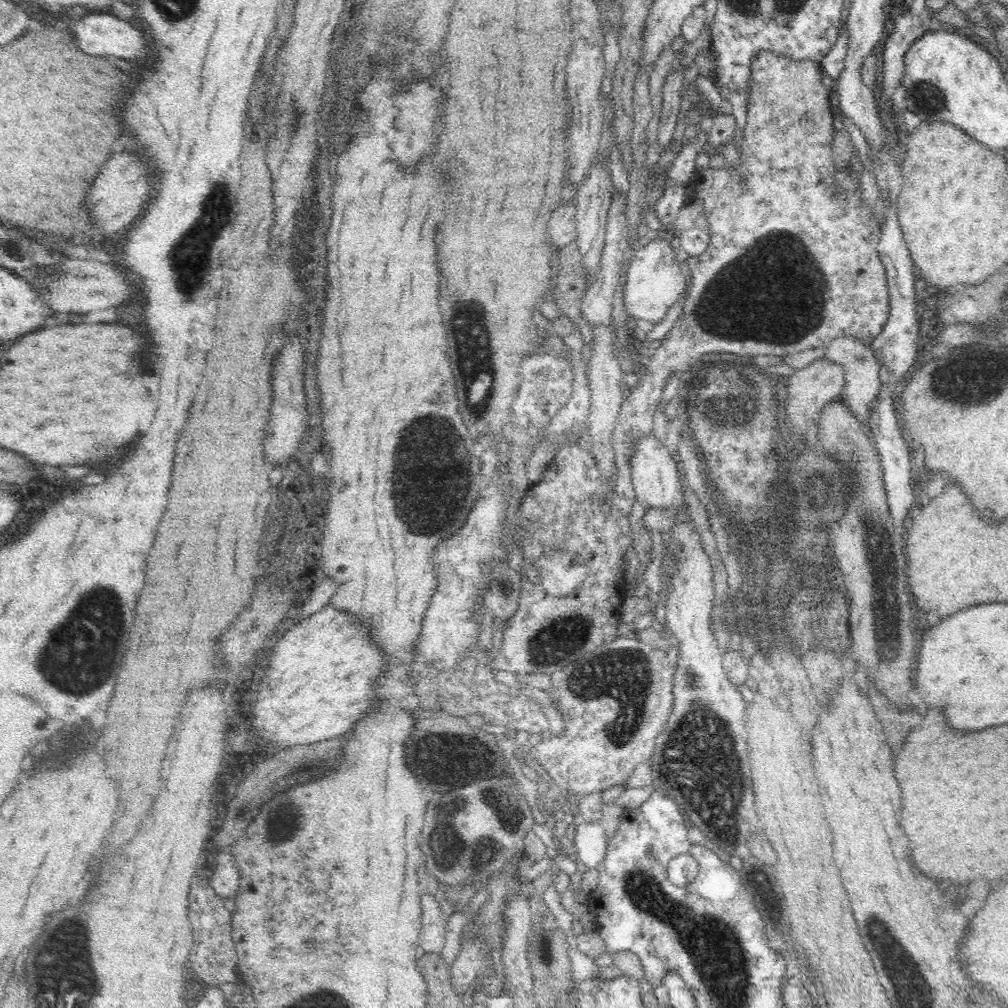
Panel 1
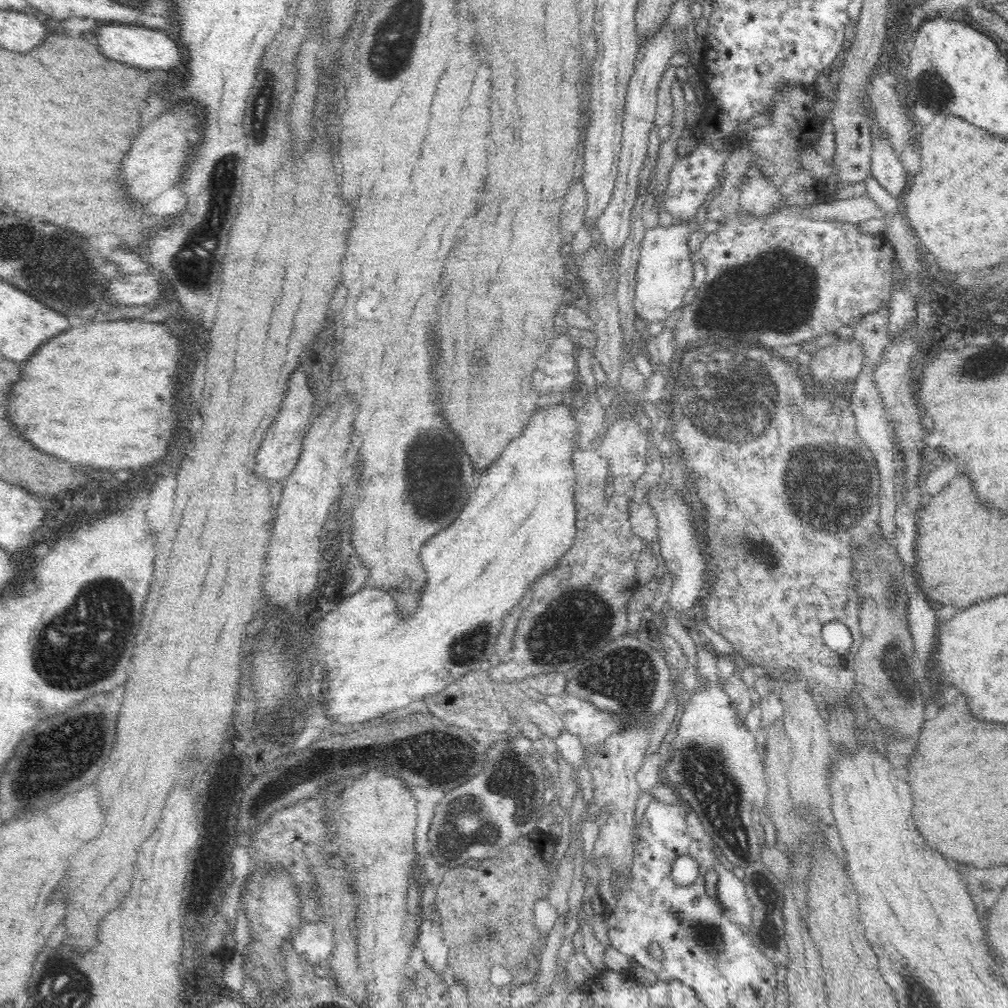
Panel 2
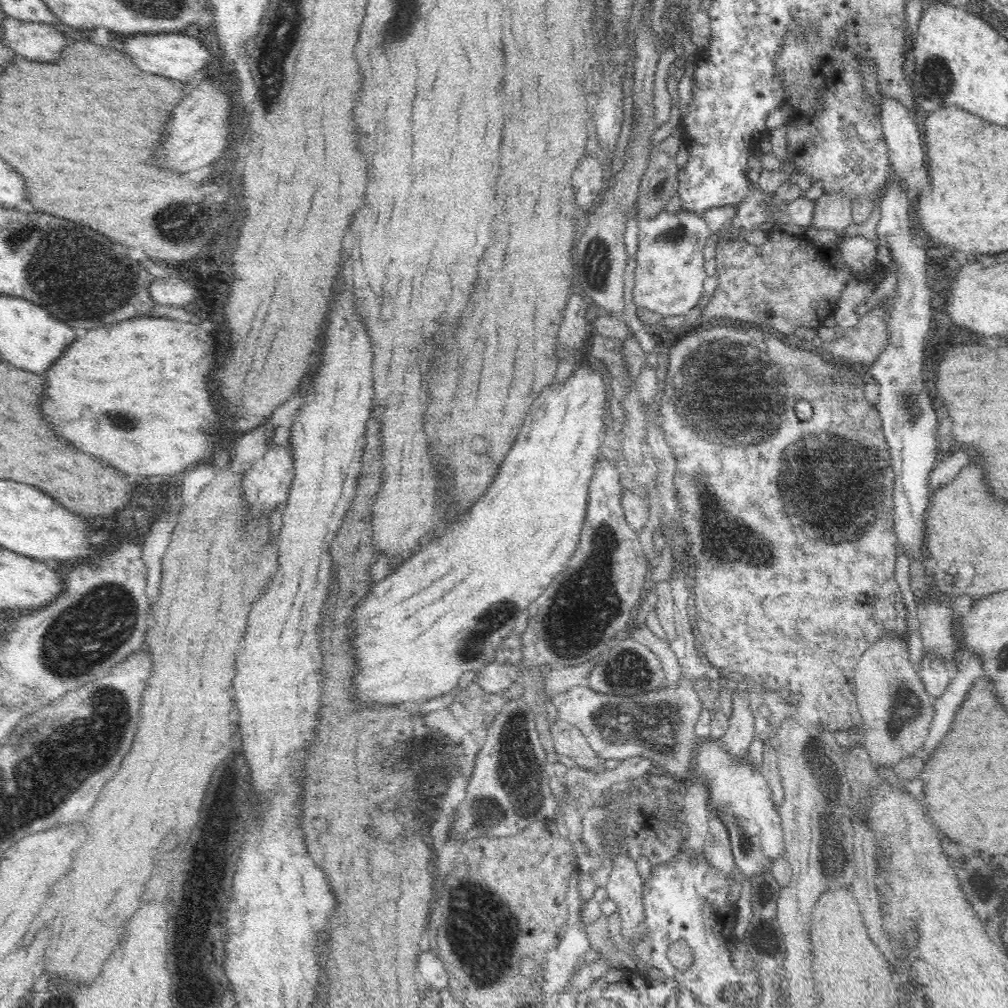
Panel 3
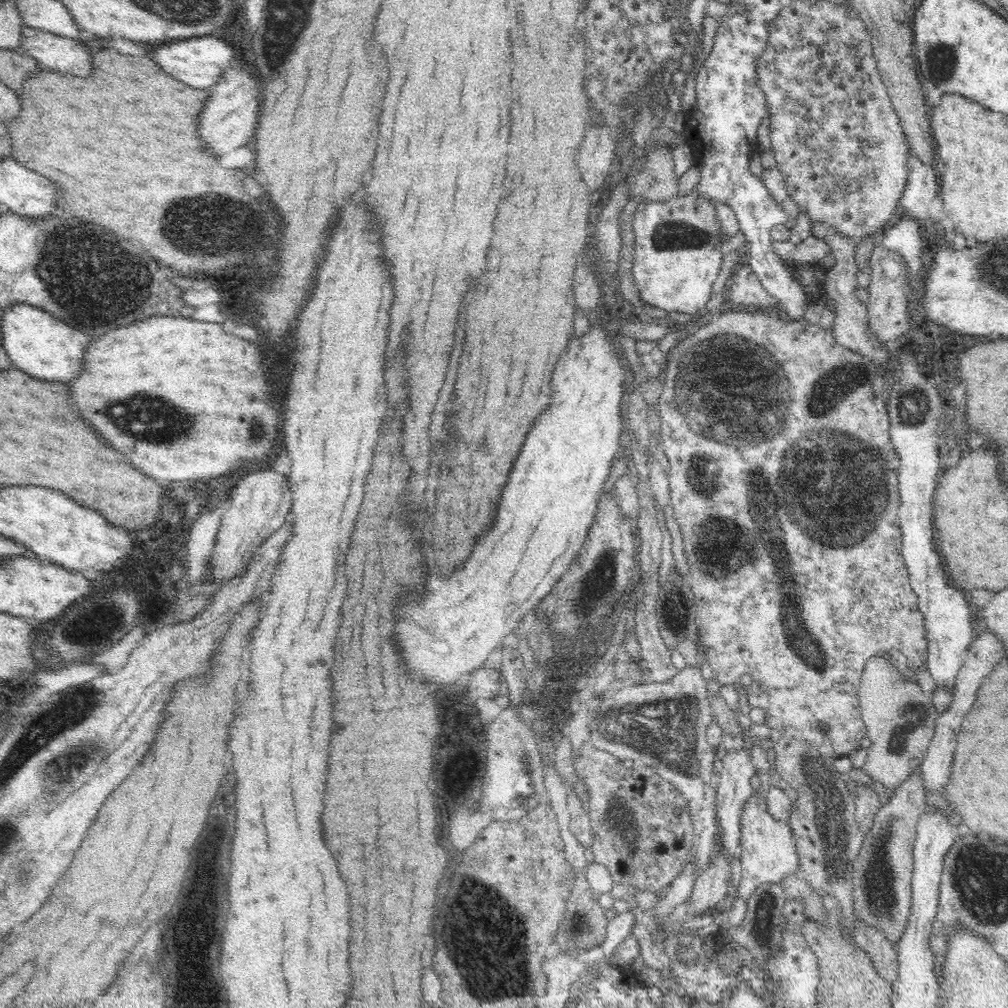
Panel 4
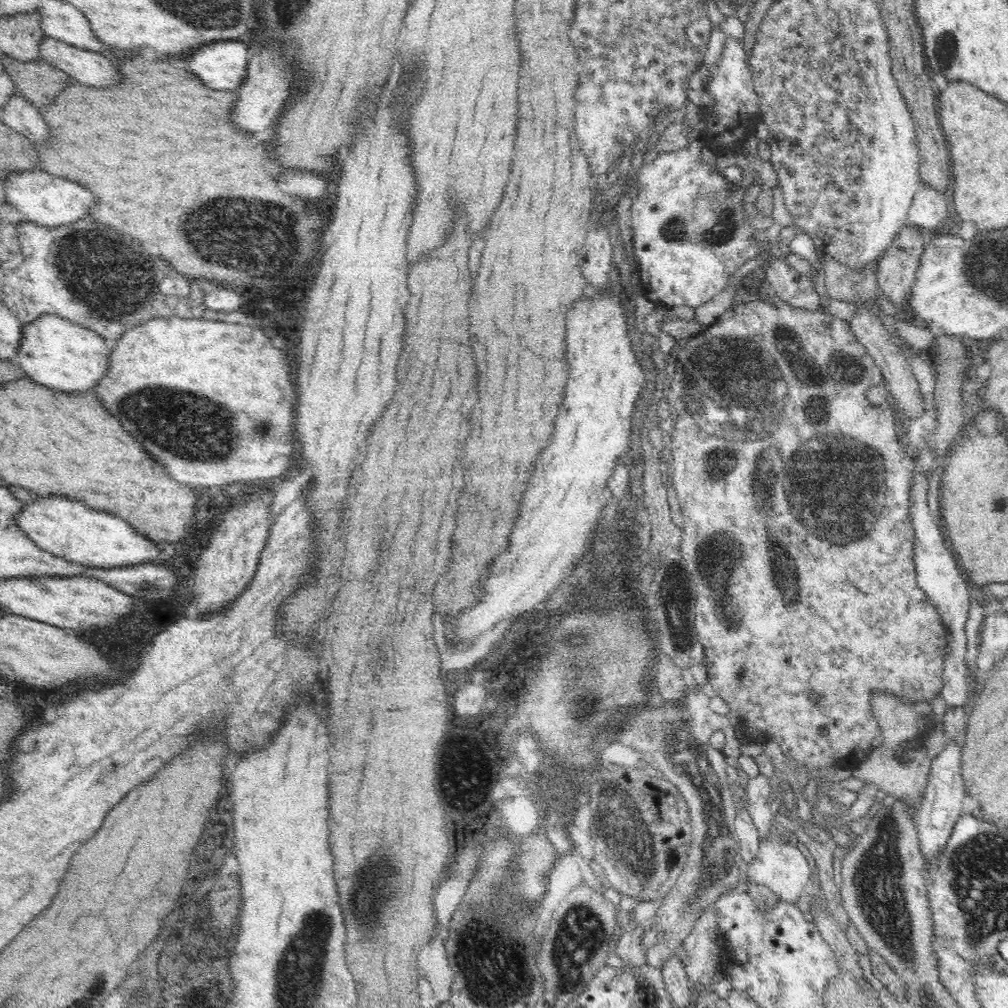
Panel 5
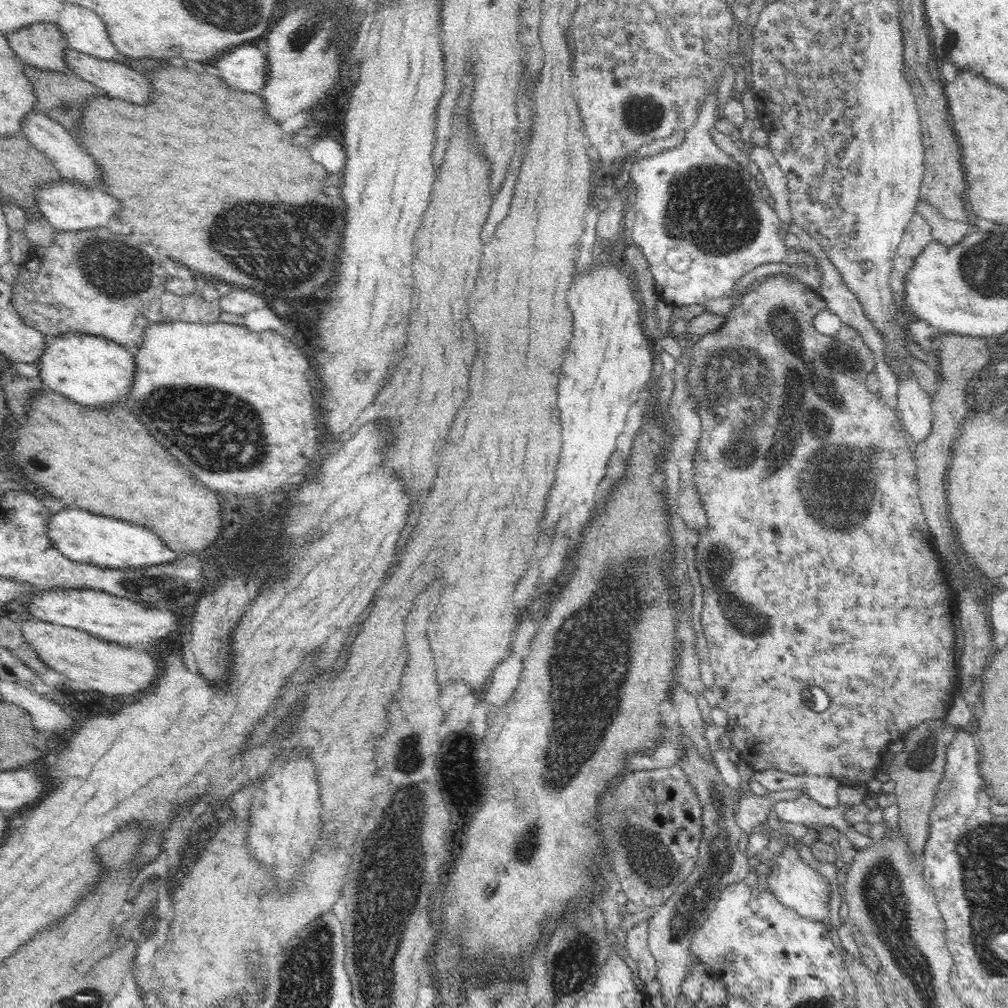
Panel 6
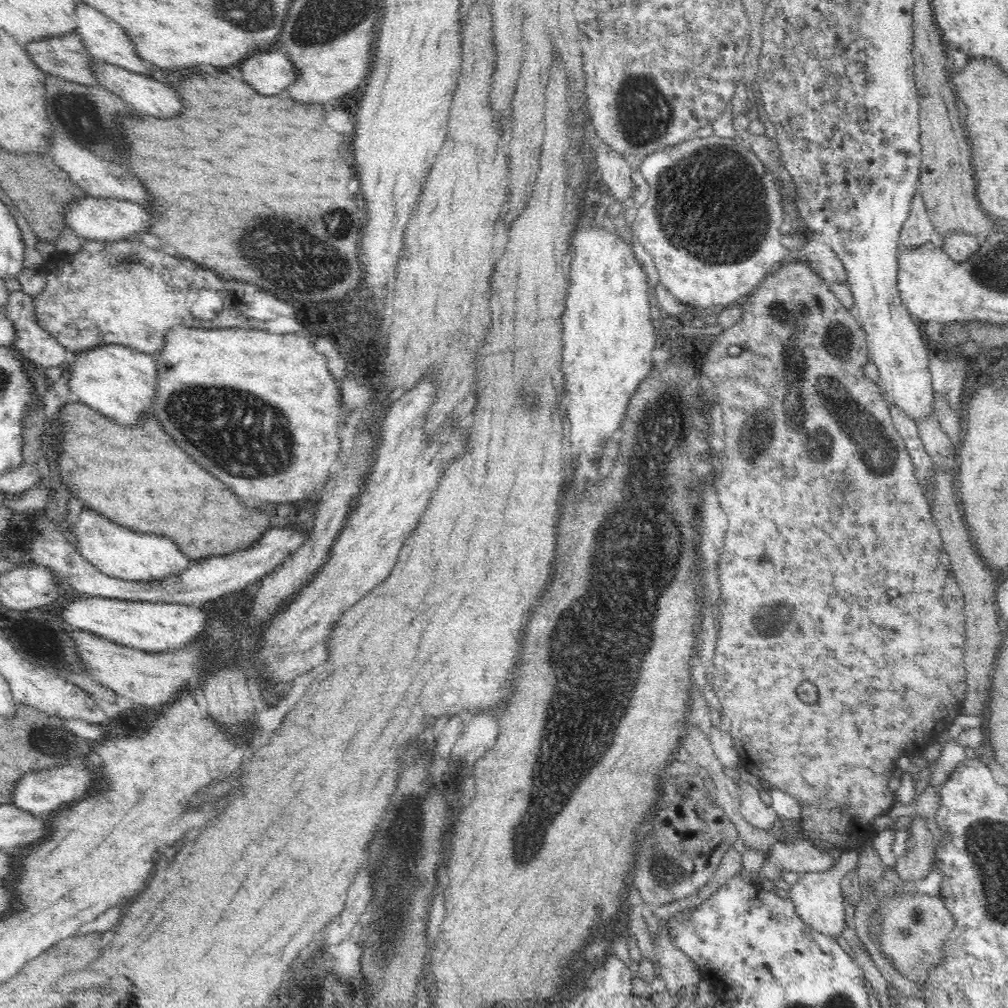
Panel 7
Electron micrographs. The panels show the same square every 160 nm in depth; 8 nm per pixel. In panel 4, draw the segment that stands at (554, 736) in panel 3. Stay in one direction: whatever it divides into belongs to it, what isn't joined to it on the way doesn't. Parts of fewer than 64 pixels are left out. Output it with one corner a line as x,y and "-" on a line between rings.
589,748
588,752
580,753
574,765
575,771
587,788
585,807
591,824
590,846
595,861
609,870
616,885
632,885
638,891
653,893
668,887
681,874
691,854
694,838
690,811
679,789
651,766
636,765
633,769
627,769
622,760
596,748

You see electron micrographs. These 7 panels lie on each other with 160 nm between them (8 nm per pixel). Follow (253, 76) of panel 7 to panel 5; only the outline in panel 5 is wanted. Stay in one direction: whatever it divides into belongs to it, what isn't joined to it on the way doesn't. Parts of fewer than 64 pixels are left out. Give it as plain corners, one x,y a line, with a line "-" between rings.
212,42
188,54
186,70
193,72
208,88
236,90
247,73
248,50
242,42

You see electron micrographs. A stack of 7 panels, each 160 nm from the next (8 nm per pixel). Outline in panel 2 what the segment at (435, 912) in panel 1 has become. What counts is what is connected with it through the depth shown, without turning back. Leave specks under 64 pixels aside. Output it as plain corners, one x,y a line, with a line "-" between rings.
428,914
418,928
418,946
422,948
426,962
436,972
444,972
444,968
448,964
448,948
442,938
442,926
436,924
434,920
430,920

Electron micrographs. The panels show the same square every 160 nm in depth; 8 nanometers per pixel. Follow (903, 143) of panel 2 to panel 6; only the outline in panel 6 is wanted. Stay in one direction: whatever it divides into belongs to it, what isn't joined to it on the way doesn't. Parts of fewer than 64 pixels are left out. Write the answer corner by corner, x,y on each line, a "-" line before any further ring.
919,199
915,212
921,214
931,226
931,233
935,241
942,242
948,248
960,244
964,236
970,234
971,222
957,221
942,216
938,208

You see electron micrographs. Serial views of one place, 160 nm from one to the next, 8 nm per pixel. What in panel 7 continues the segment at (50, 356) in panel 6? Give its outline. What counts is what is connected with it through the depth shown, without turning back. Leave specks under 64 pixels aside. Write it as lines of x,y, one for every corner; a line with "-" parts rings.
107,344
75,353
68,387
81,402
121,425
135,425
152,410
152,399
158,389
157,362
152,354
143,353
122,345

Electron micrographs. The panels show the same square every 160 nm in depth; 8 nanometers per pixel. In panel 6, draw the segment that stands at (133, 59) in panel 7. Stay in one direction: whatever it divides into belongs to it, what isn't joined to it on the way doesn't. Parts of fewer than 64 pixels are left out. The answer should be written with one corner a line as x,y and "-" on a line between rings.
64,4
60,13
58,25
65,36
67,46
84,54
116,61
120,54
109,37
105,22
100,20
92,10

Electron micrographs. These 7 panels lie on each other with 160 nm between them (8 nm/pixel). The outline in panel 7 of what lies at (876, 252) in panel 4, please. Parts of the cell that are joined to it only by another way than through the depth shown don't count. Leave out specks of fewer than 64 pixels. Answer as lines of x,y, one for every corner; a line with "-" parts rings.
918,188
912,200
912,206
910,206
910,214
900,232
899,252
923,246
931,241
933,232
932,219
927,212
921,190

